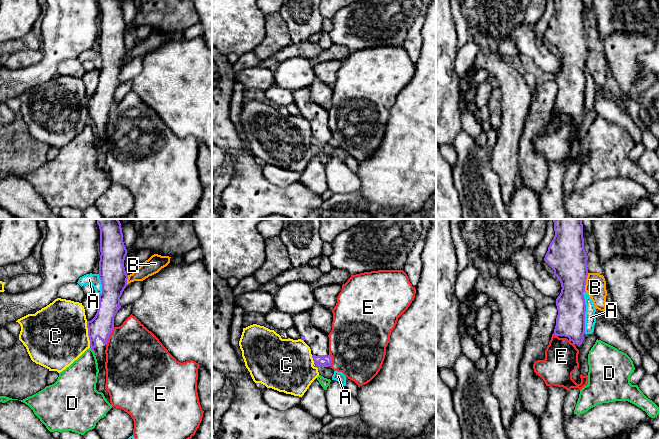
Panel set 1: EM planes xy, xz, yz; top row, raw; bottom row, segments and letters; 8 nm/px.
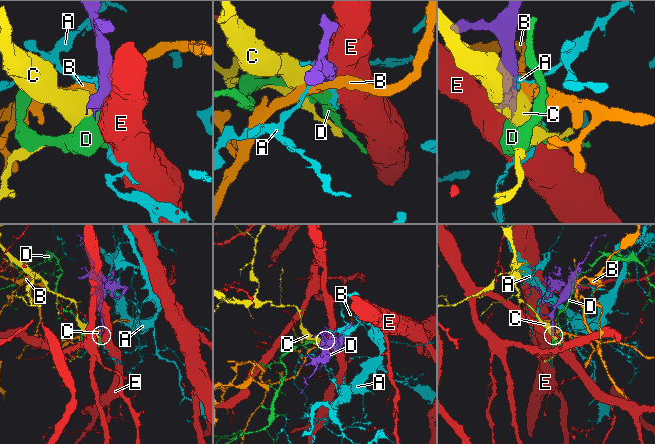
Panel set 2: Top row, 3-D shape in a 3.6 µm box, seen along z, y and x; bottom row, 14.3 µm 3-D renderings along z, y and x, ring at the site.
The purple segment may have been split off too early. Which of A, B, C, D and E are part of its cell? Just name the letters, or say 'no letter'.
no letter

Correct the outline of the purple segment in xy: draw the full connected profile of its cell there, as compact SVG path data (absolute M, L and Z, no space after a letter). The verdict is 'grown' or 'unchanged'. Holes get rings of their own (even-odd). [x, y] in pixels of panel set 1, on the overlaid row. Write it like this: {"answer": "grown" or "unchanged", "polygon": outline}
{"answer": "grown", "polygon": "M96 219L100 229L100 261L99 278L102 293L99 295L99 307L95 317L87 321L90 348L94 351L98 366L104 363L104 354L108 338L114 329L114 317L121 308L120 297L127 286L128 275L125 271L124 260L127 249L123 242L121 223L118 219Z"}

